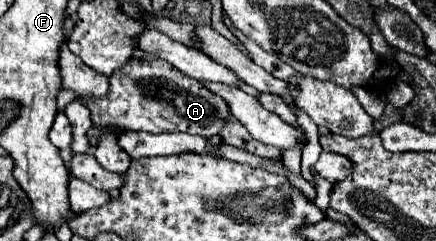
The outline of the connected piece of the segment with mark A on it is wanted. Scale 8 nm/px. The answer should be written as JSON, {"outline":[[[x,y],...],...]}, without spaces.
{"outline":[[[130,59],[124,67],[116,69],[110,77],[110,91],[98,101],[84,101],[92,113],[92,121],[98,129],[118,129],[118,131],[148,131],[148,133],[192,133],[202,137],[218,135],[224,123],[230,119],[228,105],[224,99],[206,91],[204,85],[182,71],[172,67],[164,59]]]}

